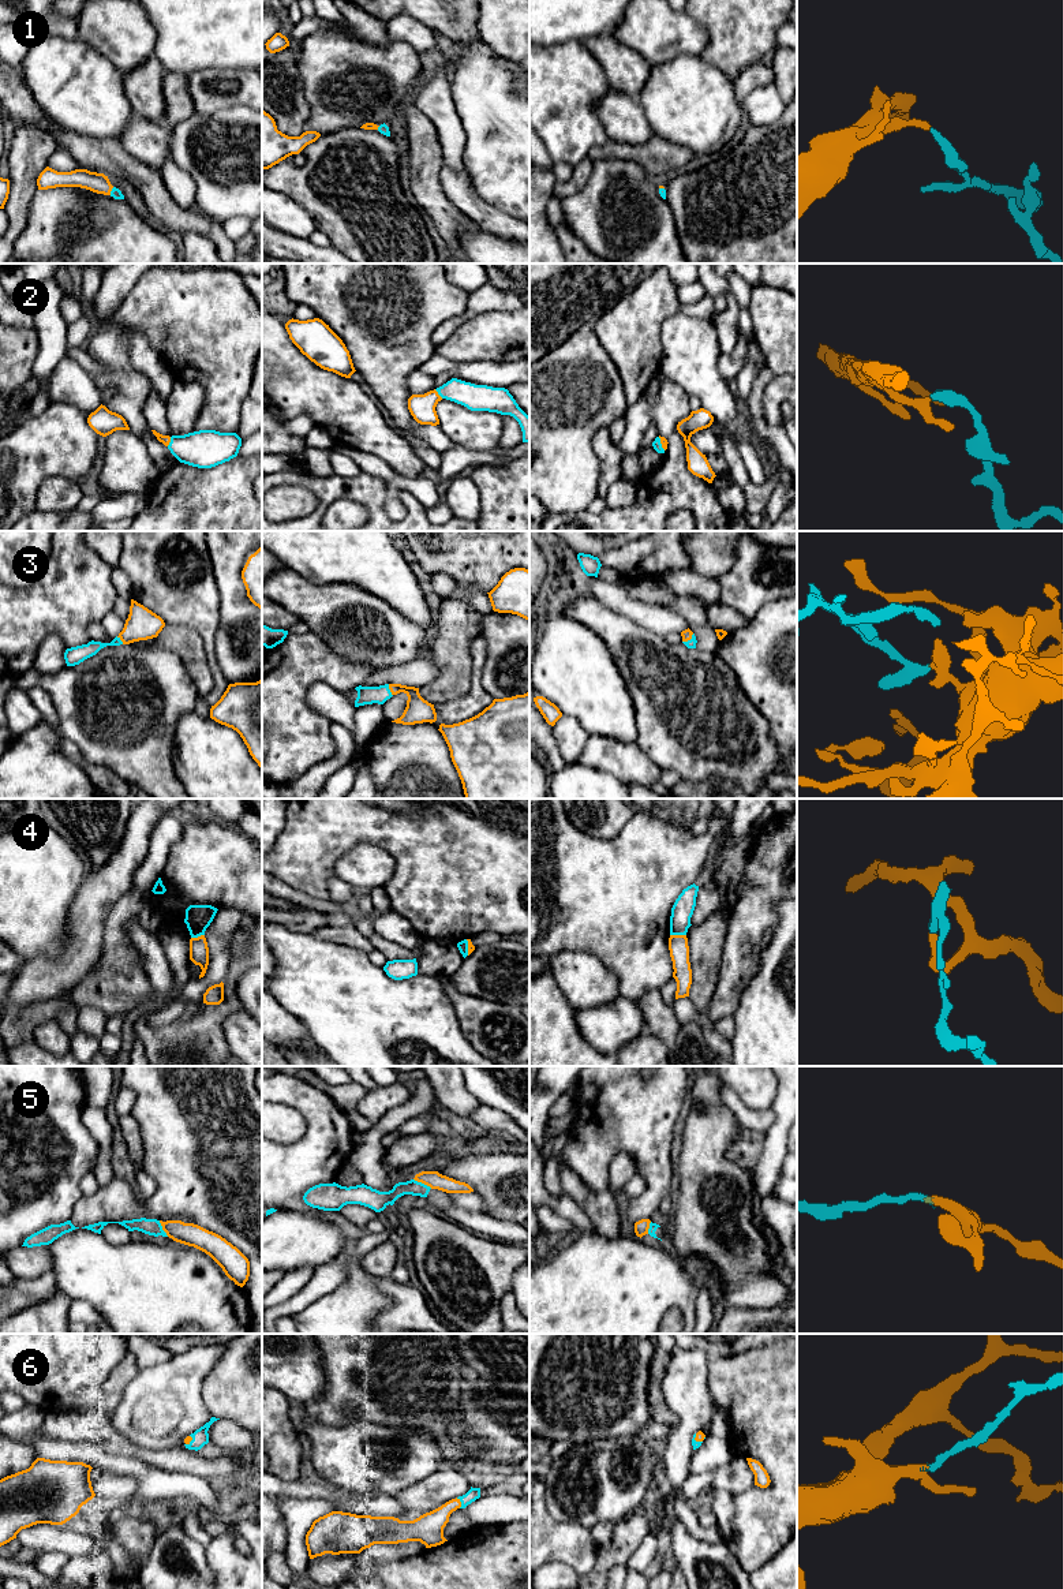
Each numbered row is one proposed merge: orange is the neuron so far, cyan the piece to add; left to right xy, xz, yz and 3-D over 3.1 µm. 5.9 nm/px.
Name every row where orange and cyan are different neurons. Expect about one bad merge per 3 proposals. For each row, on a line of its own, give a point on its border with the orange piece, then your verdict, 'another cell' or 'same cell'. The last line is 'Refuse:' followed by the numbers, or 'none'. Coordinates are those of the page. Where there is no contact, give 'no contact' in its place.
1: contact xy (111, 190); same cell
2: contact xy (169, 441); same cell
3: contact yz (688, 639); same cell
4: contact yz (678, 935); same cell
5: contact xz (423, 1182); another cell
6: contact xz (460, 1503); same cell
Refuse: 5

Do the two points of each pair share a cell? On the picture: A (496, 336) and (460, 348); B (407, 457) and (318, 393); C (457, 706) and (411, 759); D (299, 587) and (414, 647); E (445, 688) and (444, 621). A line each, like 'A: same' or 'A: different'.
A: same
B: same
C: different
D: same
E: same

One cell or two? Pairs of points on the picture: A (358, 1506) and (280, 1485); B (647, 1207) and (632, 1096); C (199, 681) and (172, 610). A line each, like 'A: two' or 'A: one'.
A: one
B: one
C: two

